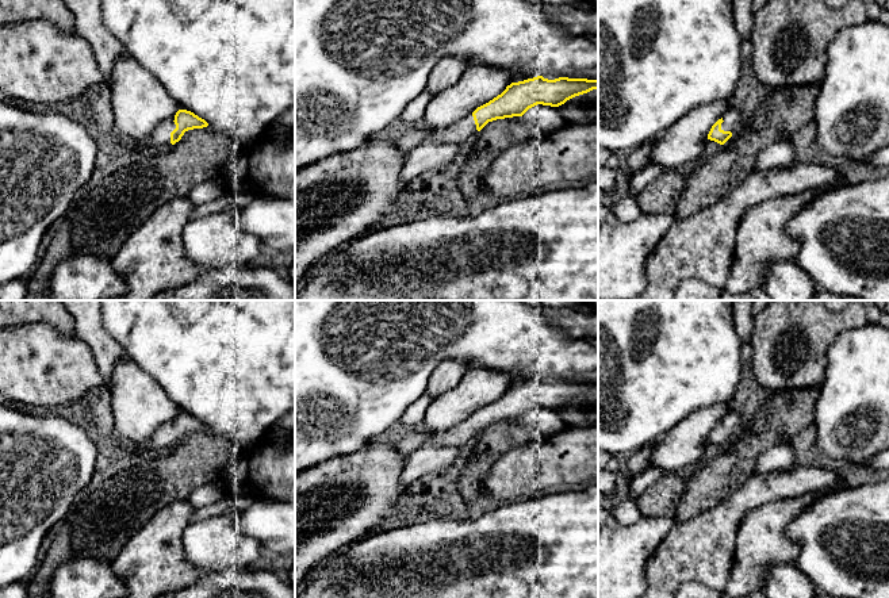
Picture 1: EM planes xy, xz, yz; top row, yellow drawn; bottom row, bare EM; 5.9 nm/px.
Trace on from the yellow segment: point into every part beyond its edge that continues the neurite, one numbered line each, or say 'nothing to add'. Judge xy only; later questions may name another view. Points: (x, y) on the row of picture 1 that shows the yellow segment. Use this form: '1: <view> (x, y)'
1: xy (161, 134)

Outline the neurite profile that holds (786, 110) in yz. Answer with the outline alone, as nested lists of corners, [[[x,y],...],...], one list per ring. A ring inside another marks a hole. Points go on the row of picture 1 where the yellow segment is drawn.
[[[820,84],[788,85],[769,89],[767,97],[752,112],[752,122],[721,147],[702,158],[693,173],[686,177],[682,199],[674,214],[681,222],[719,200],[727,198],[754,172],[759,153],[778,139],[790,139],[798,130],[815,119],[815,104]]]

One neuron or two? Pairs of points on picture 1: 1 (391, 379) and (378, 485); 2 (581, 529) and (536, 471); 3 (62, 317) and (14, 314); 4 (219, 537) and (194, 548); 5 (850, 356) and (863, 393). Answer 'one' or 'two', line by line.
1: two
2: two
3: one
4: one
5: one

